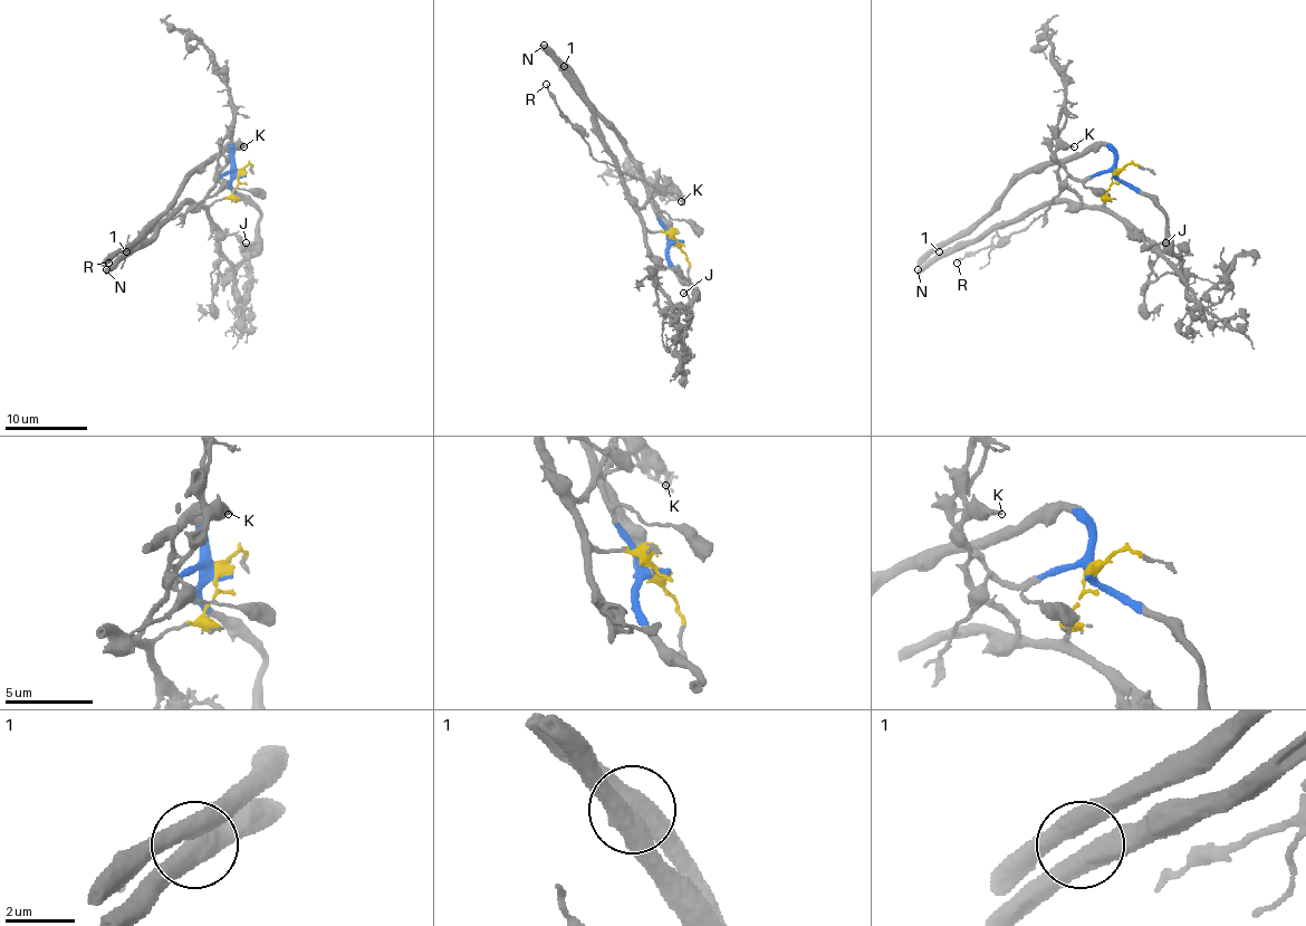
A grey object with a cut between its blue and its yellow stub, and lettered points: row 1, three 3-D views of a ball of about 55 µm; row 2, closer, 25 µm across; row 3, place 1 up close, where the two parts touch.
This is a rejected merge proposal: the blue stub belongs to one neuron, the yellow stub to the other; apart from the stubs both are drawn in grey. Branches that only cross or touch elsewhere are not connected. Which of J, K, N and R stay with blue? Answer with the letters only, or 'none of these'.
J, R

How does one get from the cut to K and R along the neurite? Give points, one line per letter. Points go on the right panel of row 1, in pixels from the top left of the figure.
K: (1115, 174), (1101, 204), (1085, 204), (1062, 184), (1056, 158), (1058, 150), (1074, 148)
R: (1115, 174), (1097, 172), (1081, 180), (1066, 178), (1066, 184), (1054, 197), (1052, 204), (1027, 227), (958, 261)

